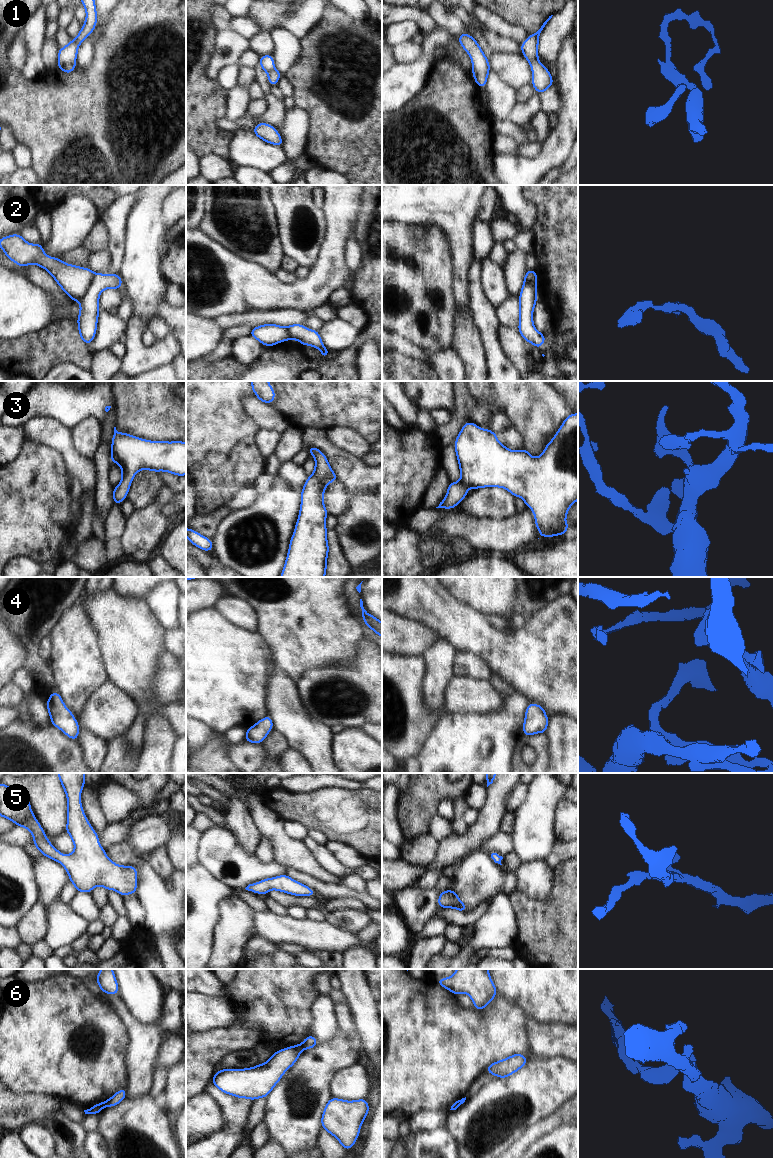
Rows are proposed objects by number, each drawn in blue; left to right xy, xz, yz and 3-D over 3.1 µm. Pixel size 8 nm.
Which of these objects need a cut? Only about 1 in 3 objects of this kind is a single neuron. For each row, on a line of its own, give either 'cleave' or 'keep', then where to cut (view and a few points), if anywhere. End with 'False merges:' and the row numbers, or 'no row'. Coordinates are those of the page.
1: cleave; cut in xz along (274, 68), (267, 72)
2: cleave; cut in xy along (93, 273), (90, 283), (79, 301)
3: keep; no cut
4: keep; no cut
5: keep; no cut
6: cleave; cut in xz along (301, 1044), (303, 1049)
False merges: 1, 2, 6

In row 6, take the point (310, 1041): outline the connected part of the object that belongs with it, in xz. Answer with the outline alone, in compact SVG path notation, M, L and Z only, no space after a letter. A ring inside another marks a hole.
M309 1035L304 1039L302 1043L303 1049L312 1049L316 1046L317 1042L318 1040L316 1039L316 1037Z

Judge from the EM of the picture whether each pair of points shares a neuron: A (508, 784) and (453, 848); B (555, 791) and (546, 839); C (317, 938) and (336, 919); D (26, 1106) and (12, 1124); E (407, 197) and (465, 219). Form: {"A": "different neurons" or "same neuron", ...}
{"A": "same neuron", "B": "same neuron", "C": "different neurons", "D": "same neuron", "E": "same neuron"}

